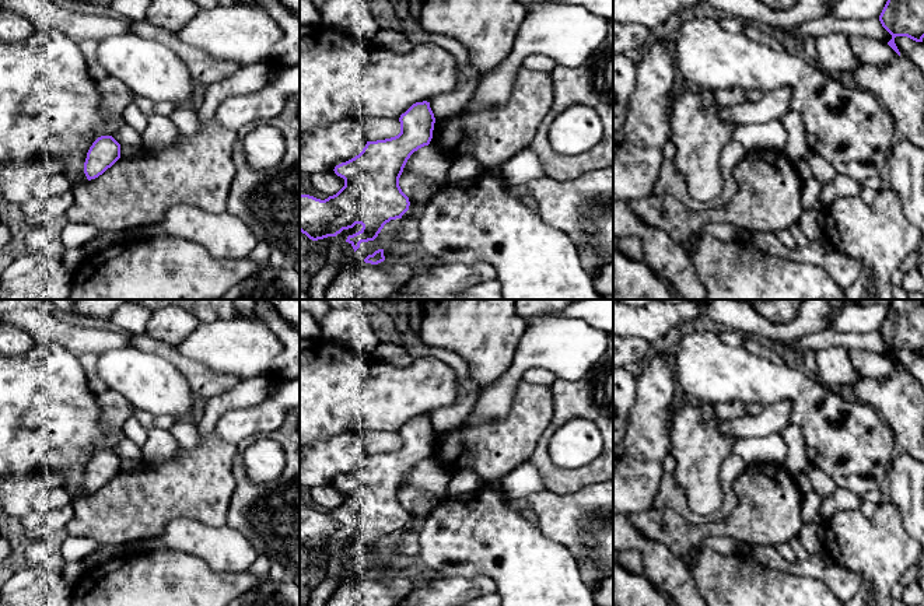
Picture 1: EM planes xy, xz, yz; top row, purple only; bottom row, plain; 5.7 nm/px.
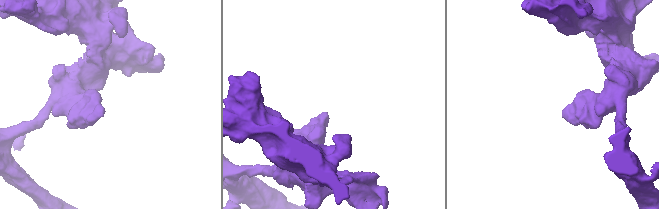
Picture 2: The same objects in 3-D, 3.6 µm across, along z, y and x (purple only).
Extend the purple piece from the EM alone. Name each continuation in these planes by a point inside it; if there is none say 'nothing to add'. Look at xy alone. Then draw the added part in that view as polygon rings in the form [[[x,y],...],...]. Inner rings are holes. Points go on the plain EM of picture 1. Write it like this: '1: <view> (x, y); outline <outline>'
nothing to add

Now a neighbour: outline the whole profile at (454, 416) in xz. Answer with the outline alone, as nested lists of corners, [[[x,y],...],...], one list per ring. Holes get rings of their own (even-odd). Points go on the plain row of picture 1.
[[[470,368],[462,382],[458,382],[456,400],[448,407],[435,410],[430,414],[430,421],[435,432],[448,432],[465,424],[468,414],[472,411],[482,386],[472,378]]]

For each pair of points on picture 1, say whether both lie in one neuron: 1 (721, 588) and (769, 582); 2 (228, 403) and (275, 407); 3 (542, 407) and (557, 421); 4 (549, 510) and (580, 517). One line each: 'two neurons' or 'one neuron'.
1: one neuron
2: two neurons
3: two neurons
4: one neuron

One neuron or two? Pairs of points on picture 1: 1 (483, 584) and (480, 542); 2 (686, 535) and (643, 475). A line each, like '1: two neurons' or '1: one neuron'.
1: two neurons
2: two neurons

